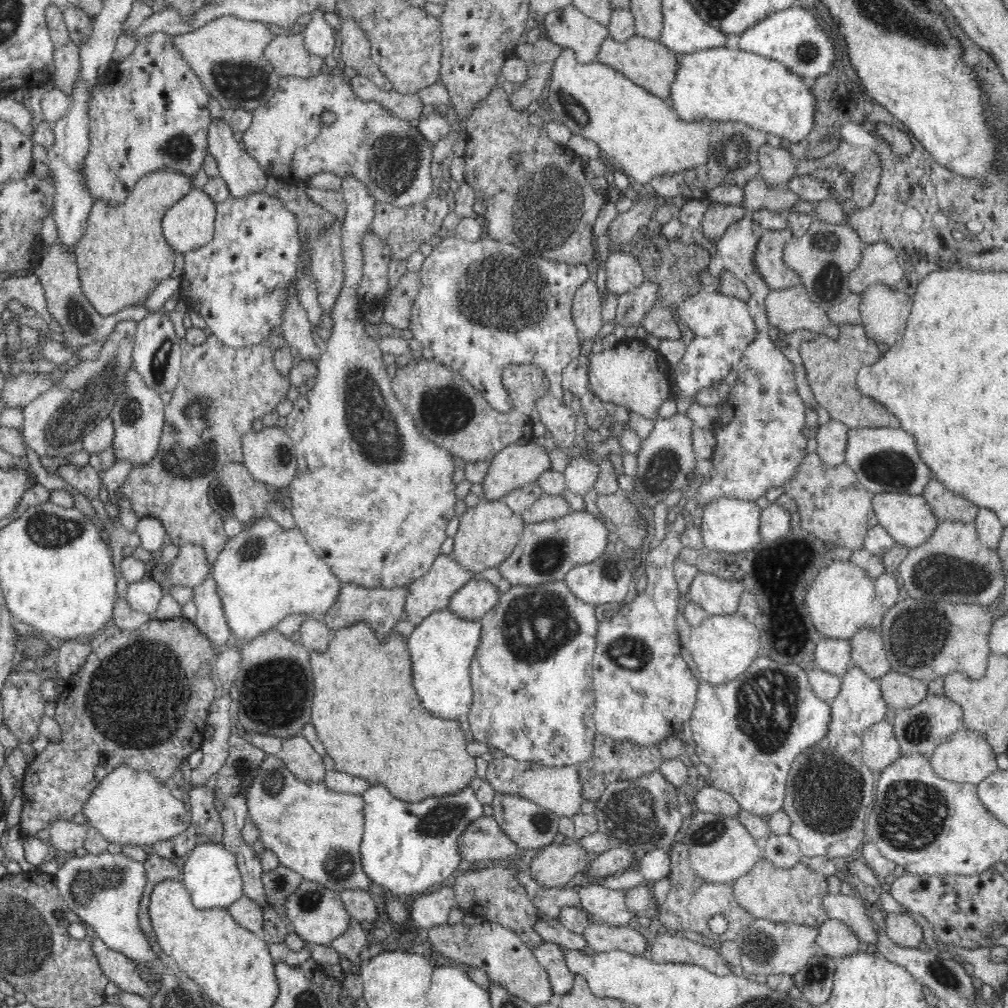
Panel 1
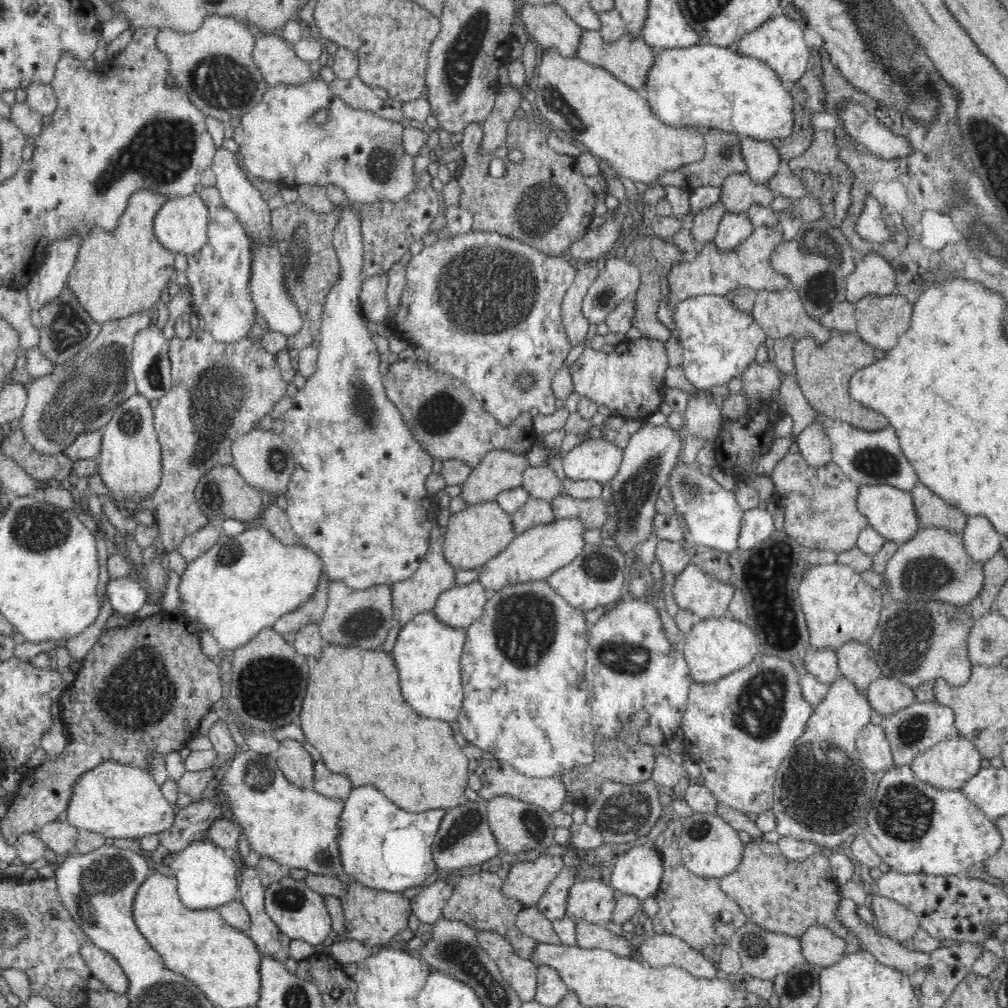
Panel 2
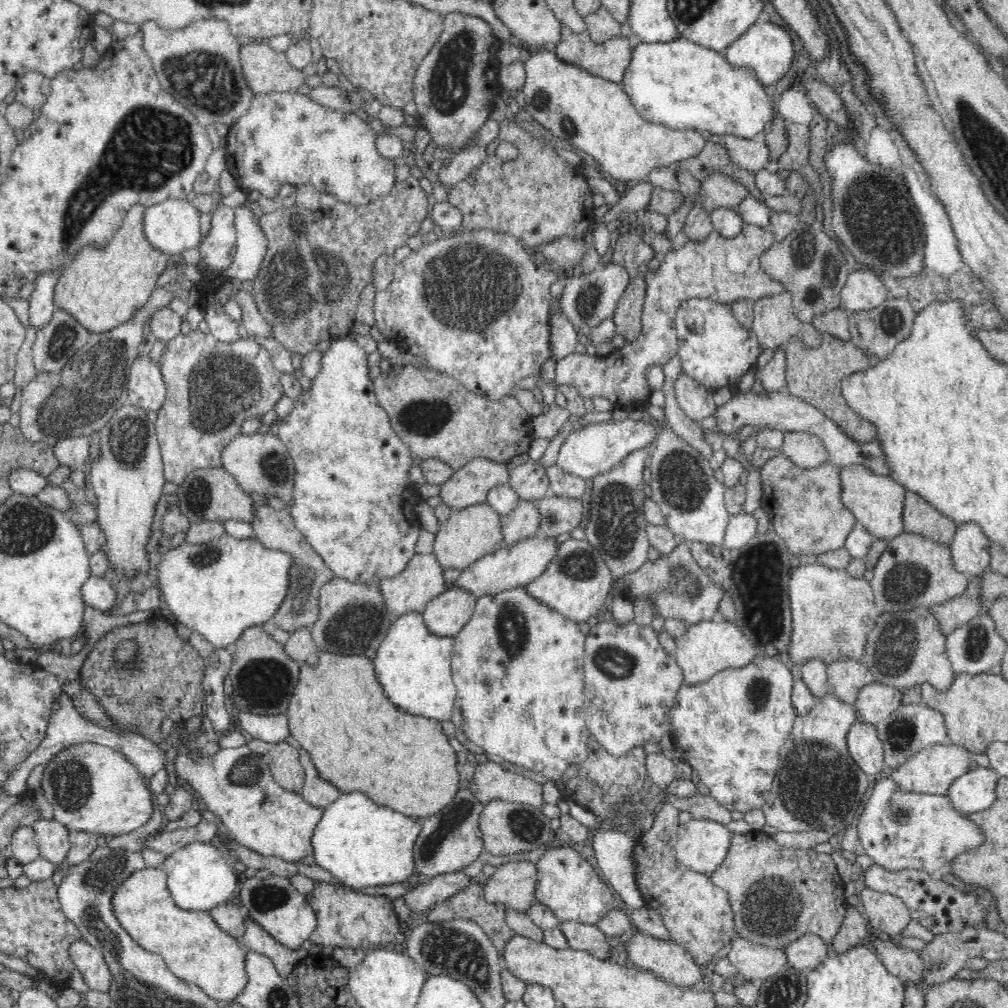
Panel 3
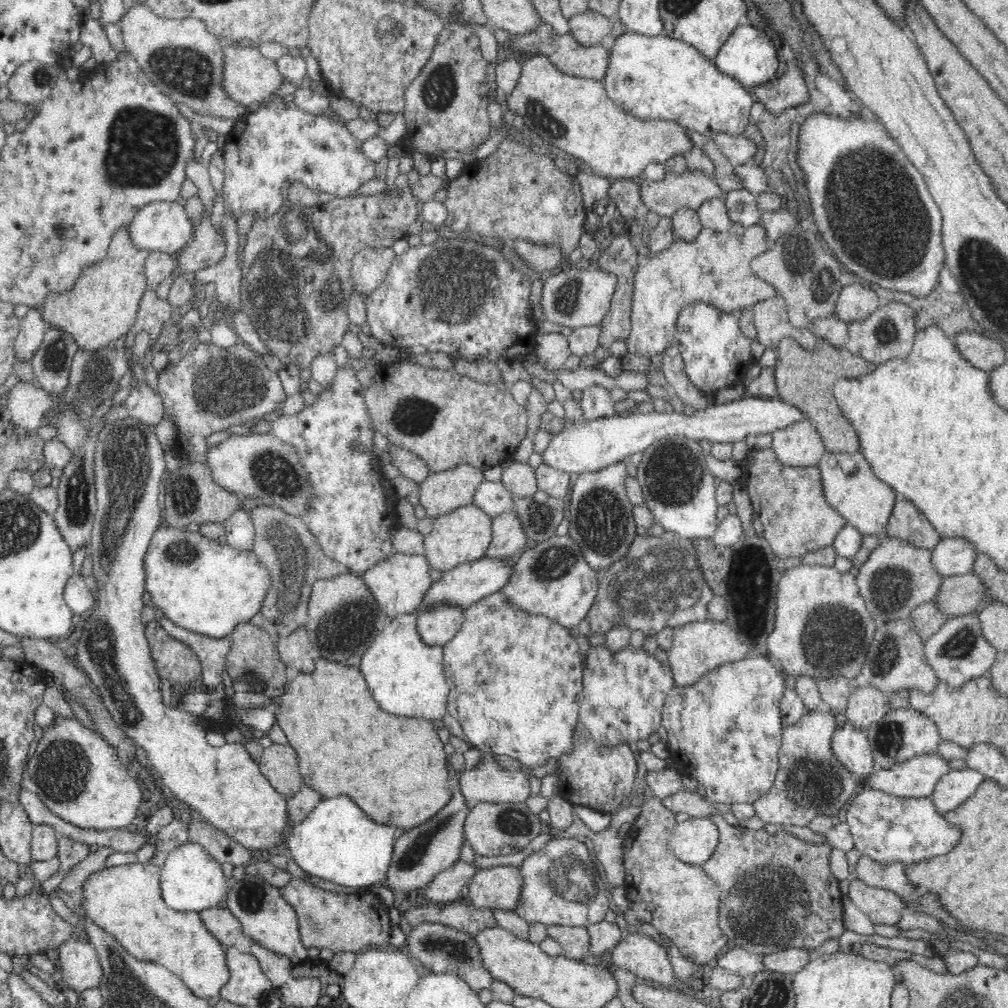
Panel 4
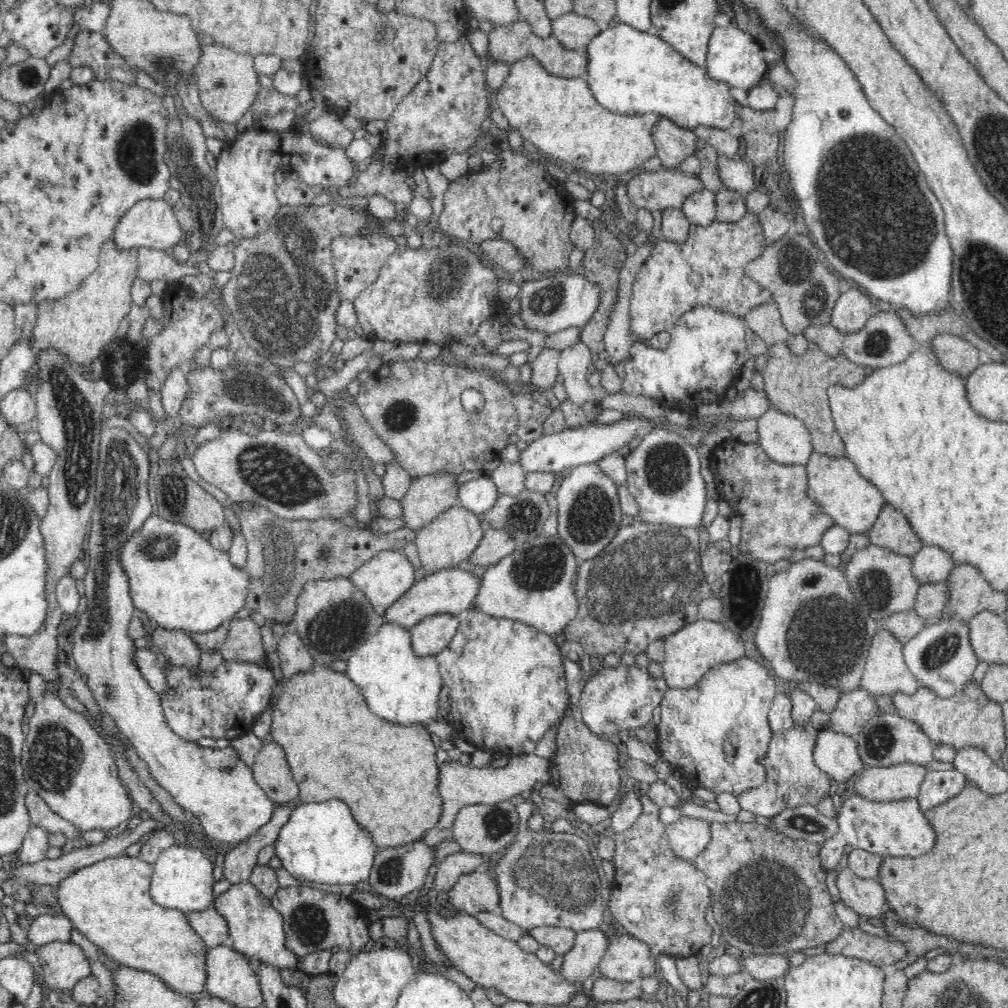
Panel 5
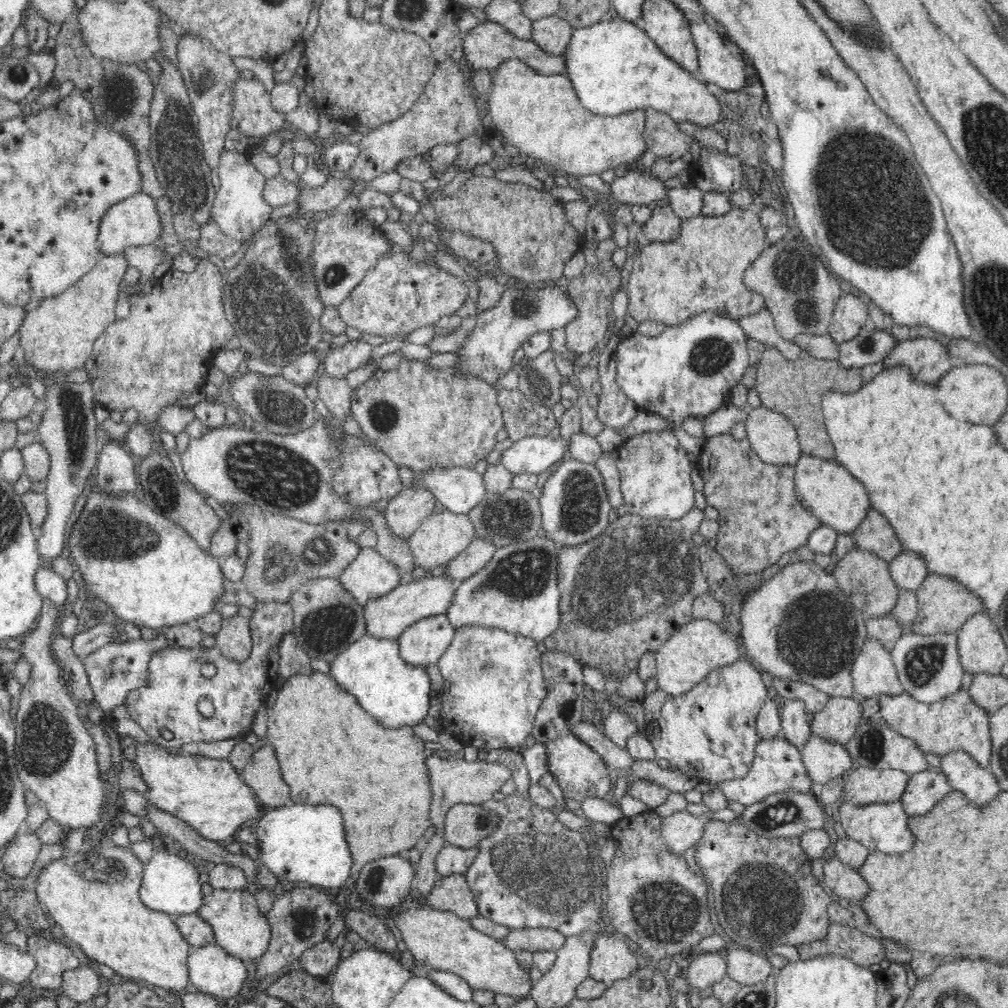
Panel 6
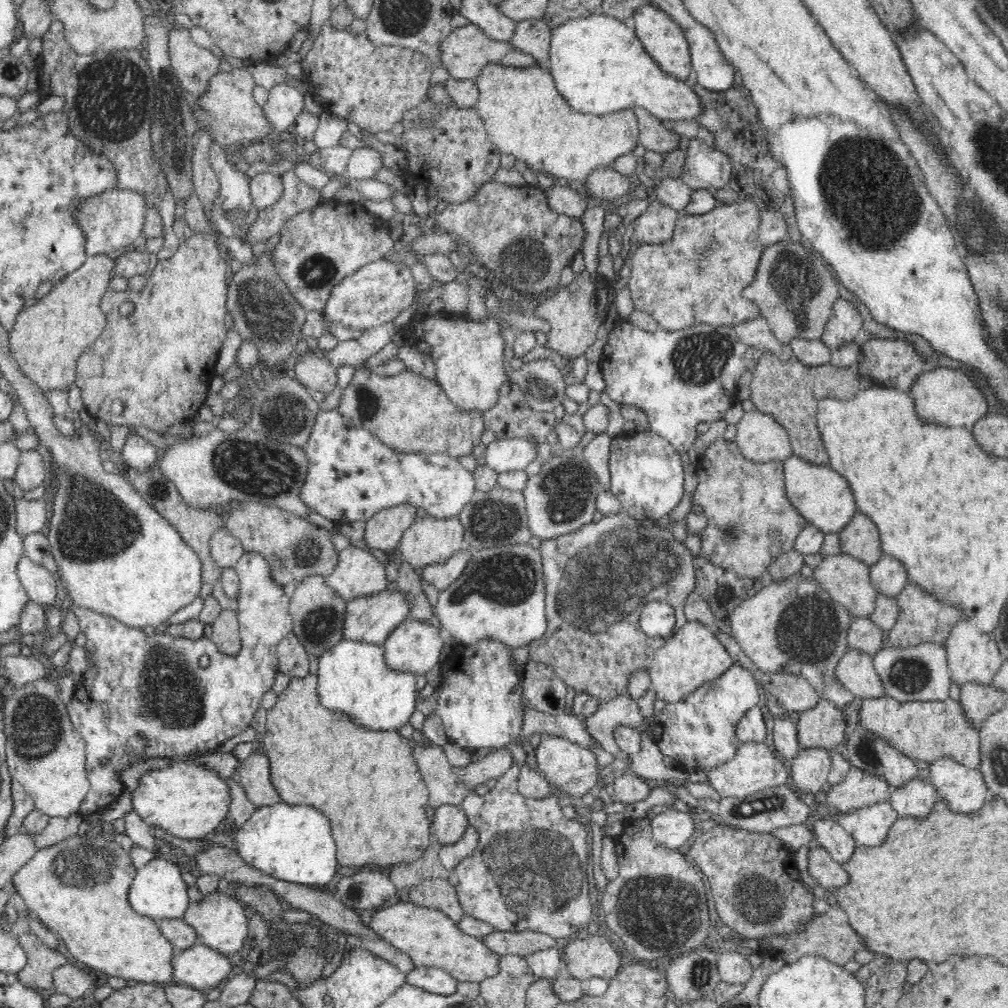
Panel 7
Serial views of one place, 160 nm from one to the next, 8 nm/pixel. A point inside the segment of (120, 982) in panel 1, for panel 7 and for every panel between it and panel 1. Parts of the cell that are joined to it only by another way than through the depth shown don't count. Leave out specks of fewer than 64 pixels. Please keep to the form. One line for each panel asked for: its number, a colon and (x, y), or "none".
2: (102, 965)
3: (89, 960)
4: (79, 969)
5: (64, 964)
6: (53, 958)
7: (41, 960)

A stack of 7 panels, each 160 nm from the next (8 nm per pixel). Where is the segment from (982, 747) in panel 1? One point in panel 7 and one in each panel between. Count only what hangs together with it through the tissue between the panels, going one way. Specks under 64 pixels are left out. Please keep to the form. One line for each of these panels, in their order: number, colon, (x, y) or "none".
2: (948, 764)
3: (932, 771)
4: (917, 777)
5: (903, 781)
6: (862, 786)
7: (858, 789)

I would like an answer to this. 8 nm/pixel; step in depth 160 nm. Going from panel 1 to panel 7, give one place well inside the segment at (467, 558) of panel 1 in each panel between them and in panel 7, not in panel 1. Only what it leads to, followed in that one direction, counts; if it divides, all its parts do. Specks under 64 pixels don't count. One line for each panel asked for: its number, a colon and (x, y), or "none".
2: (482, 531)
3: (470, 533)
4: (464, 535)
5: (445, 542)
6: (444, 535)
7: (429, 540)

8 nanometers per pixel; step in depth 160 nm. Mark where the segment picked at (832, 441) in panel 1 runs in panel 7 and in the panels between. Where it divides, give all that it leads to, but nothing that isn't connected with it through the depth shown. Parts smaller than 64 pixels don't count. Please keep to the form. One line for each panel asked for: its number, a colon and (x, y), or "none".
2: (814, 445)
3: (806, 450)
4: (799, 445)
5: (785, 439)
6: (773, 437)
7: (760, 438)

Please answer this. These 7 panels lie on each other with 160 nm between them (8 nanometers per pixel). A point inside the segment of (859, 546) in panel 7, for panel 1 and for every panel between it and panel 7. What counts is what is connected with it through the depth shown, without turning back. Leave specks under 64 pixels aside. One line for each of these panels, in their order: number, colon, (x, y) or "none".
1: (946, 506)
2: (932, 511)
3: (921, 518)
4: (907, 523)
5: (892, 530)
6: (875, 534)

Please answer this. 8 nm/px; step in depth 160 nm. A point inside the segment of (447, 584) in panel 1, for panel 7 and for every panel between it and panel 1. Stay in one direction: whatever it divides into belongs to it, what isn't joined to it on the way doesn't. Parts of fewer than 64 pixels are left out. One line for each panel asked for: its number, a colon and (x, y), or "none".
2: (418, 594)
3: (410, 591)
4: (399, 583)
5: (383, 579)
6: (370, 576)
7: (358, 574)

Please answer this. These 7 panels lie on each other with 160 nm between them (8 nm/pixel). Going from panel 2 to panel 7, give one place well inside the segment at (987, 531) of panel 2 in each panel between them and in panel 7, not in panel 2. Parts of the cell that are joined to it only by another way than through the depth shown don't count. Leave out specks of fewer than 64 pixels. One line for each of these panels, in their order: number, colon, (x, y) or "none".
3: (970, 549)
4: (952, 556)
5: (931, 564)
6: (909, 570)
7: (888, 576)

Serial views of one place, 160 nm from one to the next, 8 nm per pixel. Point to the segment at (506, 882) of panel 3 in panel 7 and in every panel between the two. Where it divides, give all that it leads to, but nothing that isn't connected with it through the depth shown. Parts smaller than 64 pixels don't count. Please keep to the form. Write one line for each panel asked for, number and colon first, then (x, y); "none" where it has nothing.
4: (499, 887)
5: (475, 892)
6: (451, 893)
7: (436, 893)

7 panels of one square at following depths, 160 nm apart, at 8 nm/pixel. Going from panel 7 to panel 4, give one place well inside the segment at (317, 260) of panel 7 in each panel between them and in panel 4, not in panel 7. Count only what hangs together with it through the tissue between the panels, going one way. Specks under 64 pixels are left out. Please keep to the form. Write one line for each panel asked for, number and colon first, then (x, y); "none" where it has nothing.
4: (369, 267)
5: (357, 261)
6: (346, 246)

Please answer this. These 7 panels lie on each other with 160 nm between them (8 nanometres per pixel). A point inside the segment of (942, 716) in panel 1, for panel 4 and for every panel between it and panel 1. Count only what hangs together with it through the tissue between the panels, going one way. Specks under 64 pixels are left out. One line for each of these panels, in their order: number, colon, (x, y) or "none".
2: (912, 730)
3: (910, 728)
4: (902, 734)

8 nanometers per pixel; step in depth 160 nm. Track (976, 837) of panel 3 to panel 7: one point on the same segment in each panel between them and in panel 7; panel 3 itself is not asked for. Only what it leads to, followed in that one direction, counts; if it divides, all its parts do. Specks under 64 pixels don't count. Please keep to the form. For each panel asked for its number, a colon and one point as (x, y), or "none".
4: (889, 829)
5: (888, 828)
6: (884, 827)
7: (868, 826)

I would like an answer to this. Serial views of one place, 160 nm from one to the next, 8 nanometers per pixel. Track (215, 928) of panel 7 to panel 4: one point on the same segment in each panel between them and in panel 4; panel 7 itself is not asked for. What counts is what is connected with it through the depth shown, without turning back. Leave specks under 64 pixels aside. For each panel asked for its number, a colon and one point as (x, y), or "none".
4: (265, 916)
5: (257, 929)
6: (239, 927)

